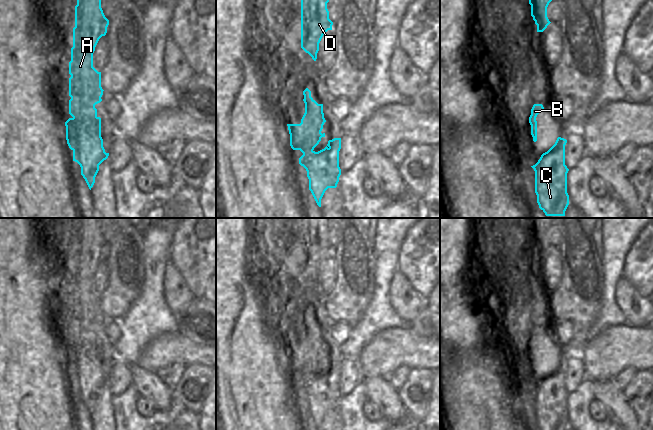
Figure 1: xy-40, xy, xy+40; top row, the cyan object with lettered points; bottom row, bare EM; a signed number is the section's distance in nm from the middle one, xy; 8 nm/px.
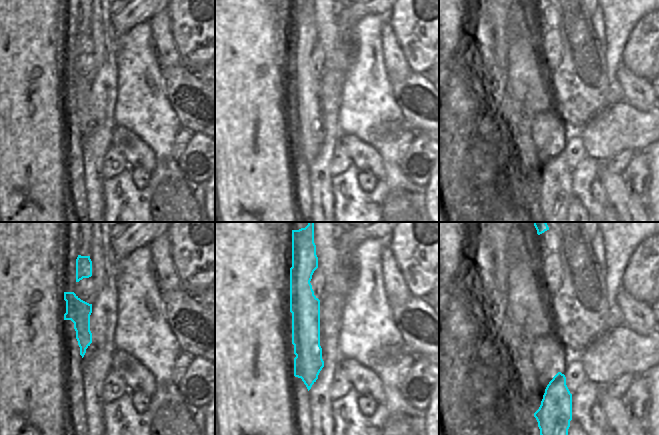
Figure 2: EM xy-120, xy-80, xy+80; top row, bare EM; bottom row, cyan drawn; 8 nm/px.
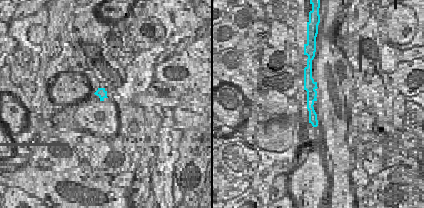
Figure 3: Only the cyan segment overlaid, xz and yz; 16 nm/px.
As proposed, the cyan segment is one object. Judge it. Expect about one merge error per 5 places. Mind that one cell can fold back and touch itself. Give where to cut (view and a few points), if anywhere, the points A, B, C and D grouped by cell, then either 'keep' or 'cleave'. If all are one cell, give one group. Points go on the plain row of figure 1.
no cut | A B C D | keep

